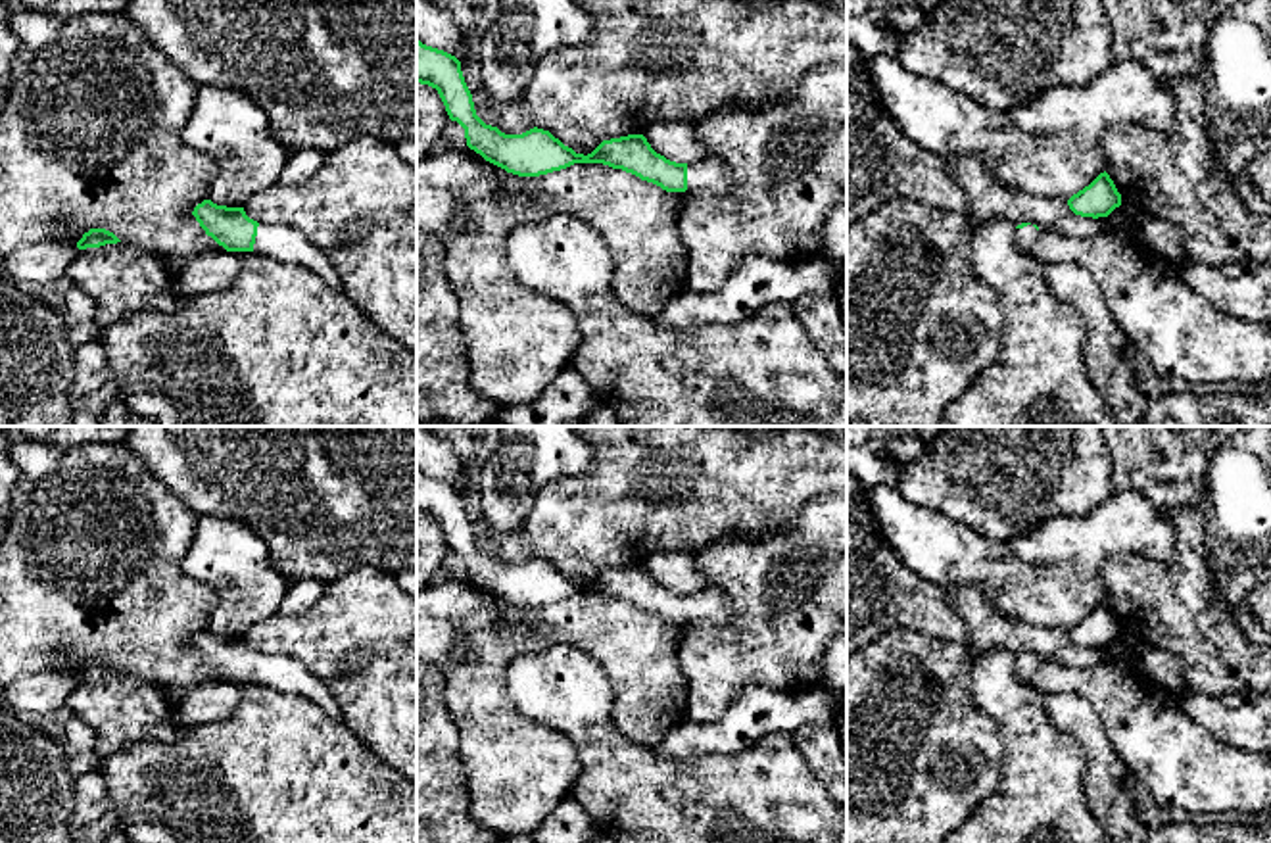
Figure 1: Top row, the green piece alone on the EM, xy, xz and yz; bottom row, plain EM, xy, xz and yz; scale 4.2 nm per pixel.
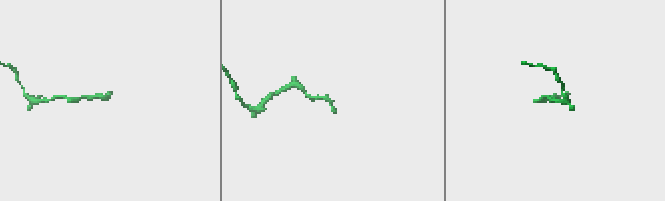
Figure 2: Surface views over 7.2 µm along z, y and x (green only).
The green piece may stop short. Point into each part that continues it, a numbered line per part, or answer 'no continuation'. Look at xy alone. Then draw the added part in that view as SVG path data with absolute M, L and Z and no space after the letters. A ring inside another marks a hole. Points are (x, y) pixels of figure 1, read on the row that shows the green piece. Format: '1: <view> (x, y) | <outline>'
1: xy (285, 244) | M259 223L253 252L282 263L305 267L336 292L346 294L340 275L324 252L296 229Z

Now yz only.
1: yz (1026, 237) | M1027 225L1023 229L1014 230L1016 244L1021 252L1031 252L1035 240L1039 238L1041 230L1037 230L1033 225Z

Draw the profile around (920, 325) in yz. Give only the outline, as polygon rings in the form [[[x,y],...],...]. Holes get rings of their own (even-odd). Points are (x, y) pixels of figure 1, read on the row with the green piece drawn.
[[[893,198],[847,227],[847,422],[939,426],[947,407],[995,359],[1002,307],[973,271],[973,227],[966,213]]]

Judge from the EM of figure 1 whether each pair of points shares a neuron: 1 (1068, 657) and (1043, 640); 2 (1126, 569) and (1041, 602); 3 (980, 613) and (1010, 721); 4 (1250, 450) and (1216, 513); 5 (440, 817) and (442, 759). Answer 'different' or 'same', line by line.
1: same
2: different
3: different
4: same
5: same

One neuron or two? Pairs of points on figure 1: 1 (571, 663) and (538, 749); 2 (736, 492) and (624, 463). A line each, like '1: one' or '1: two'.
1: two
2: one

